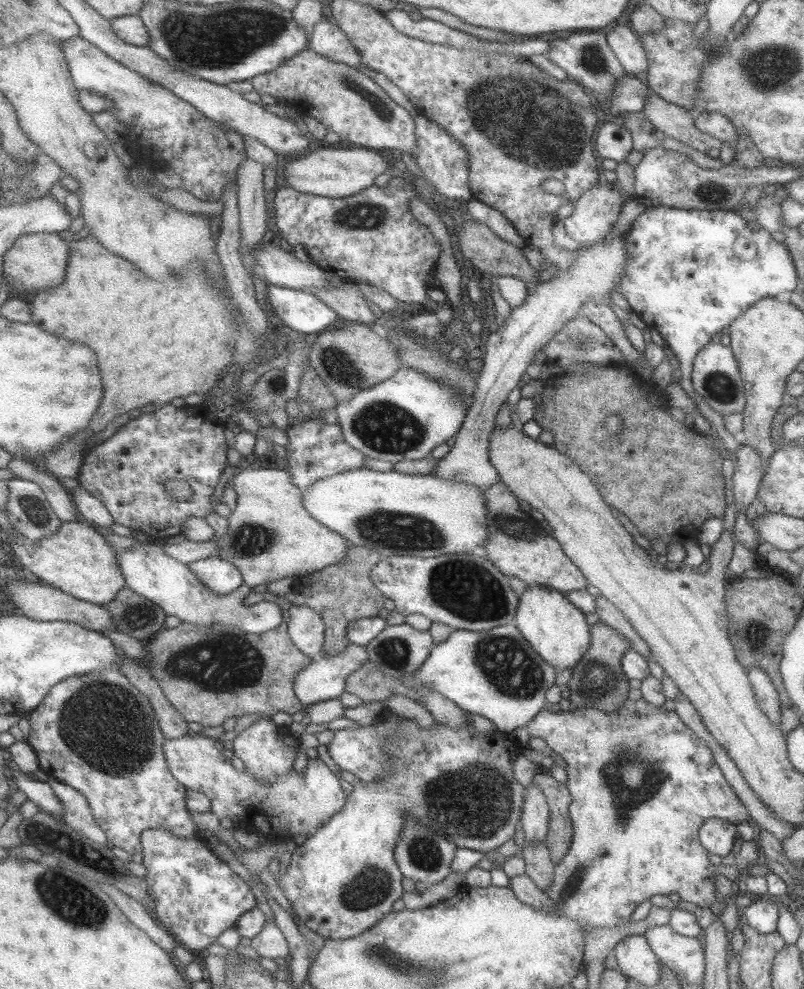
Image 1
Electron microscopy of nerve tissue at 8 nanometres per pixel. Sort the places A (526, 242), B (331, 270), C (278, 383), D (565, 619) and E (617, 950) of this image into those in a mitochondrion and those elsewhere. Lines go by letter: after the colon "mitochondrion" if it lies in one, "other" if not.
A: other
B: other
C: mitochondrion
D: other
E: other

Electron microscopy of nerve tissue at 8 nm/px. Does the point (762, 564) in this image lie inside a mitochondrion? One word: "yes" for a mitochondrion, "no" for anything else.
no

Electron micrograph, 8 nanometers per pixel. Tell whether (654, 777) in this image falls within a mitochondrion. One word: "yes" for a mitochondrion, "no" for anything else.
yes

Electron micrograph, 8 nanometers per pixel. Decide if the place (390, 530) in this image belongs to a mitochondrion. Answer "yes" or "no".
yes

